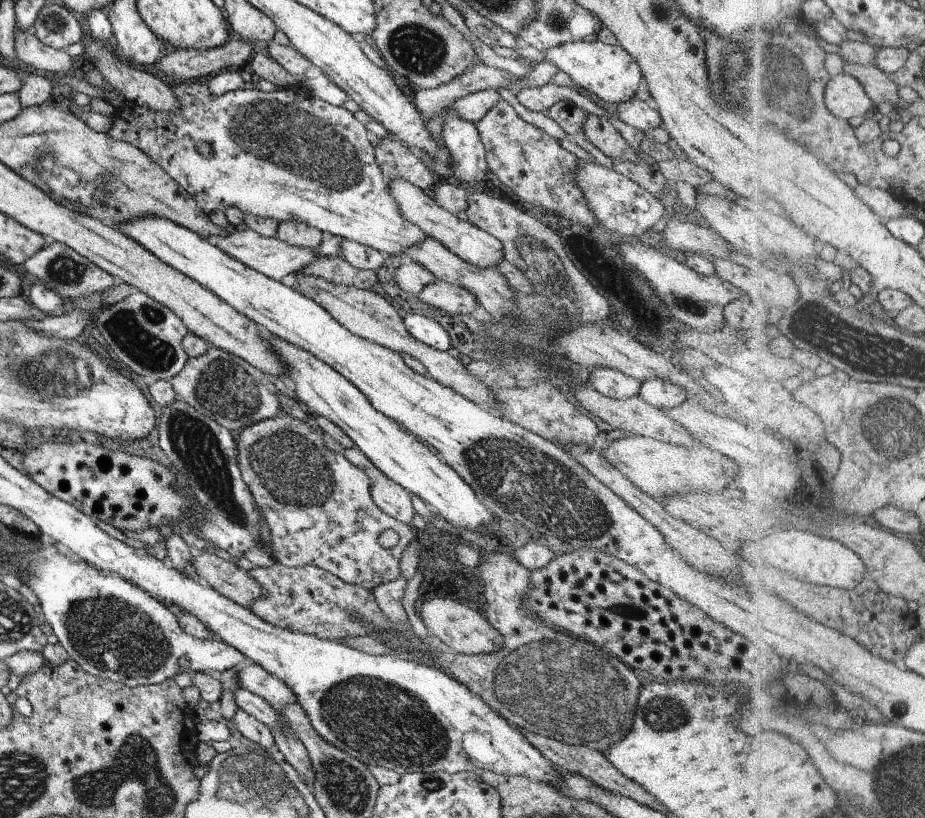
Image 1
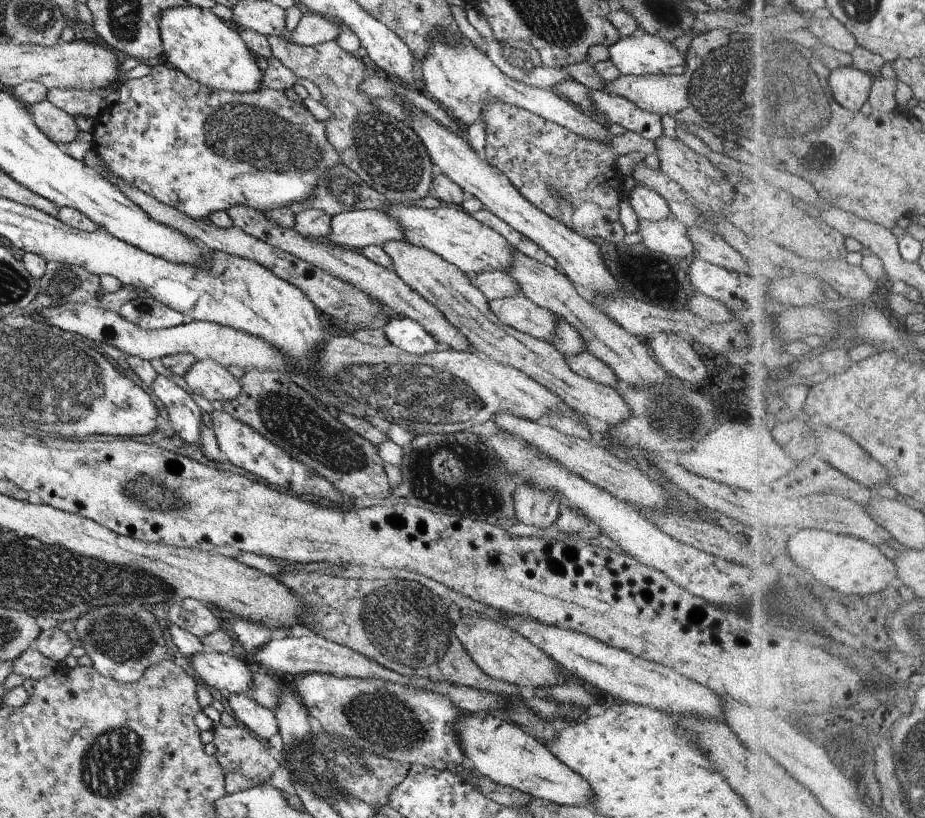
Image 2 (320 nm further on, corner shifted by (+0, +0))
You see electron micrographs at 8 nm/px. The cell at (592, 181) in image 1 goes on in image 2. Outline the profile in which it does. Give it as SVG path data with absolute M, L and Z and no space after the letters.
M636 184L625 196L638 221L658 222L668 217L669 210L665 200L652 189Z

